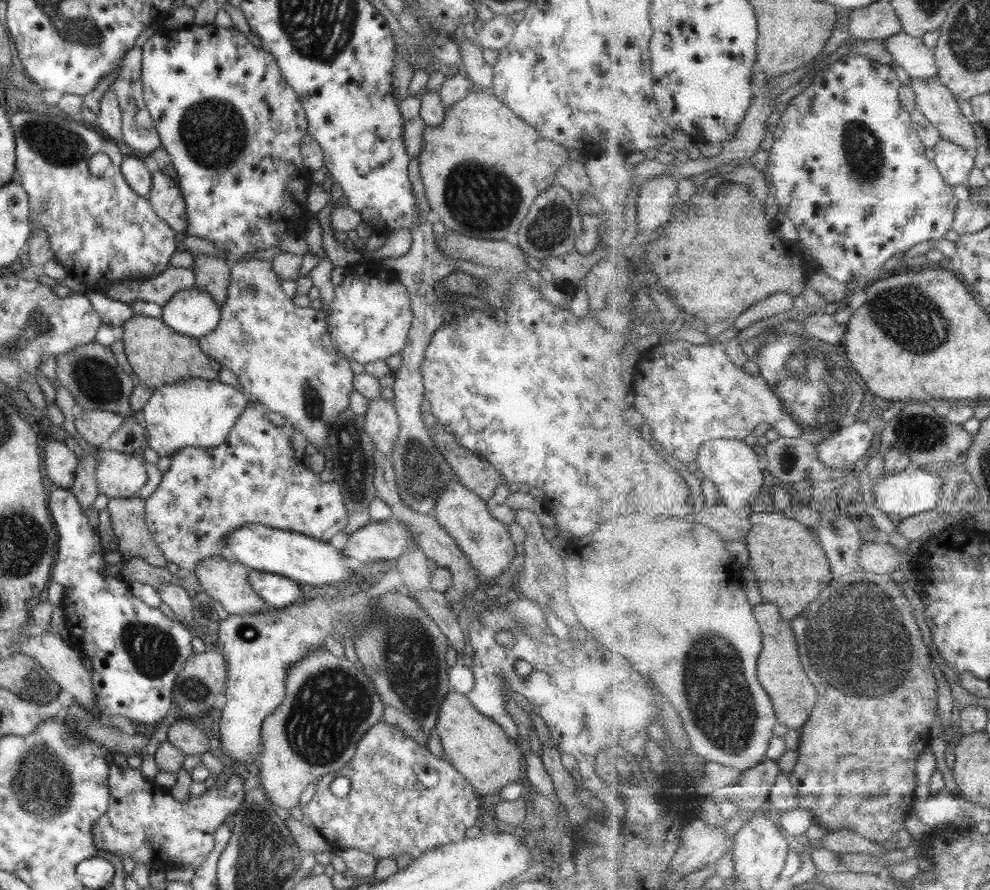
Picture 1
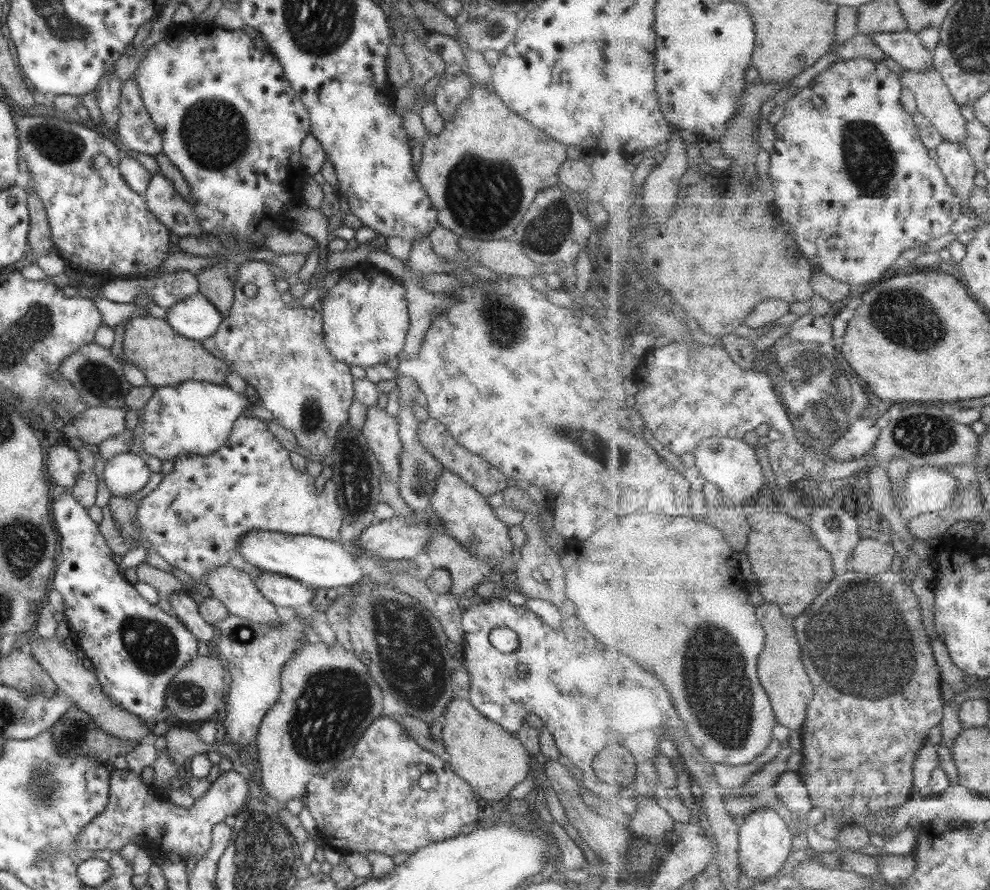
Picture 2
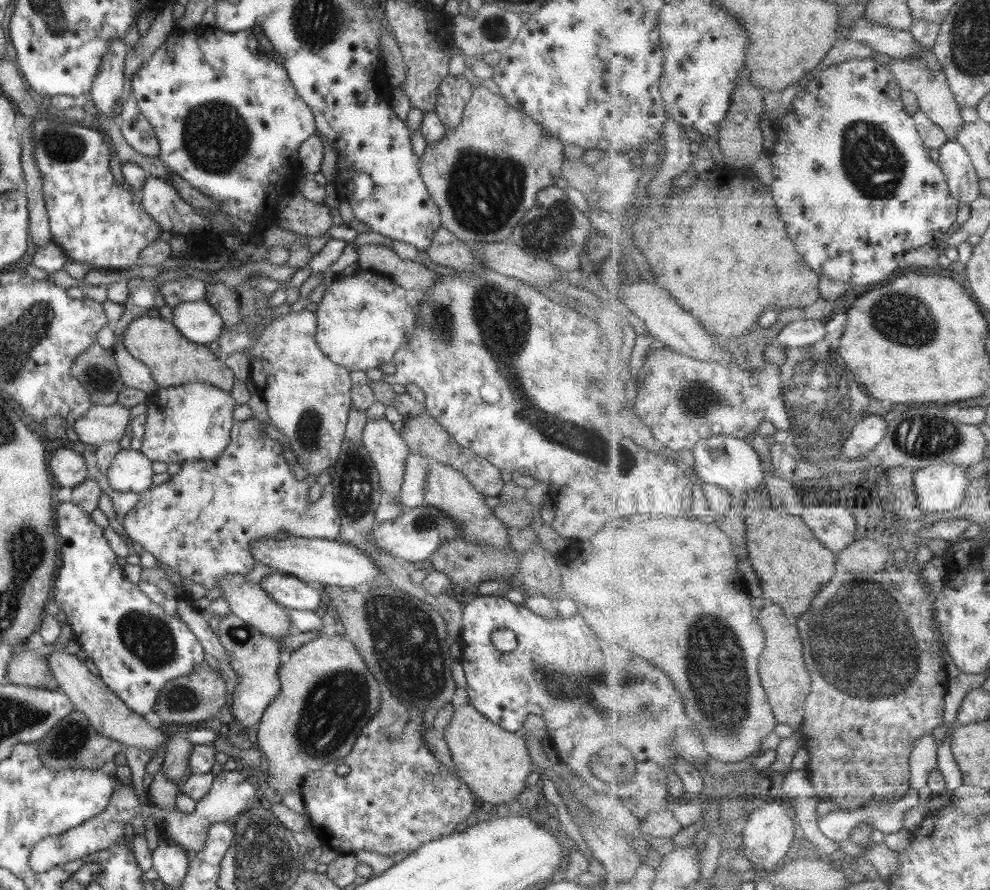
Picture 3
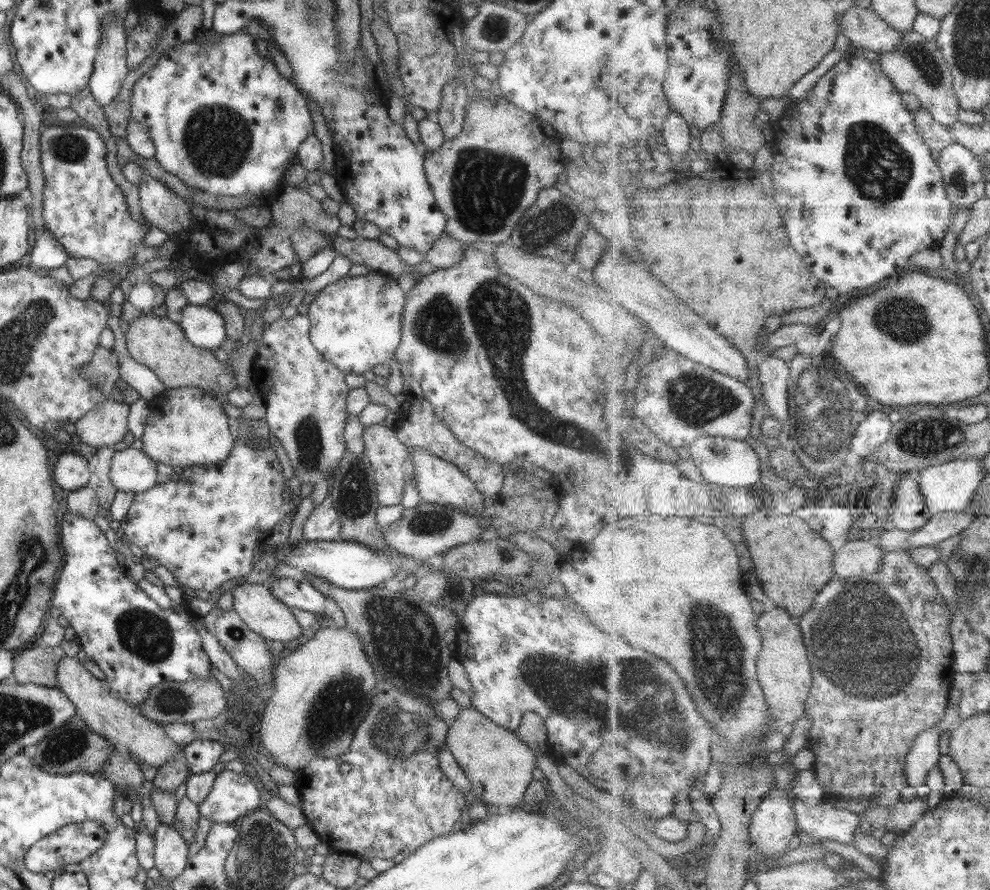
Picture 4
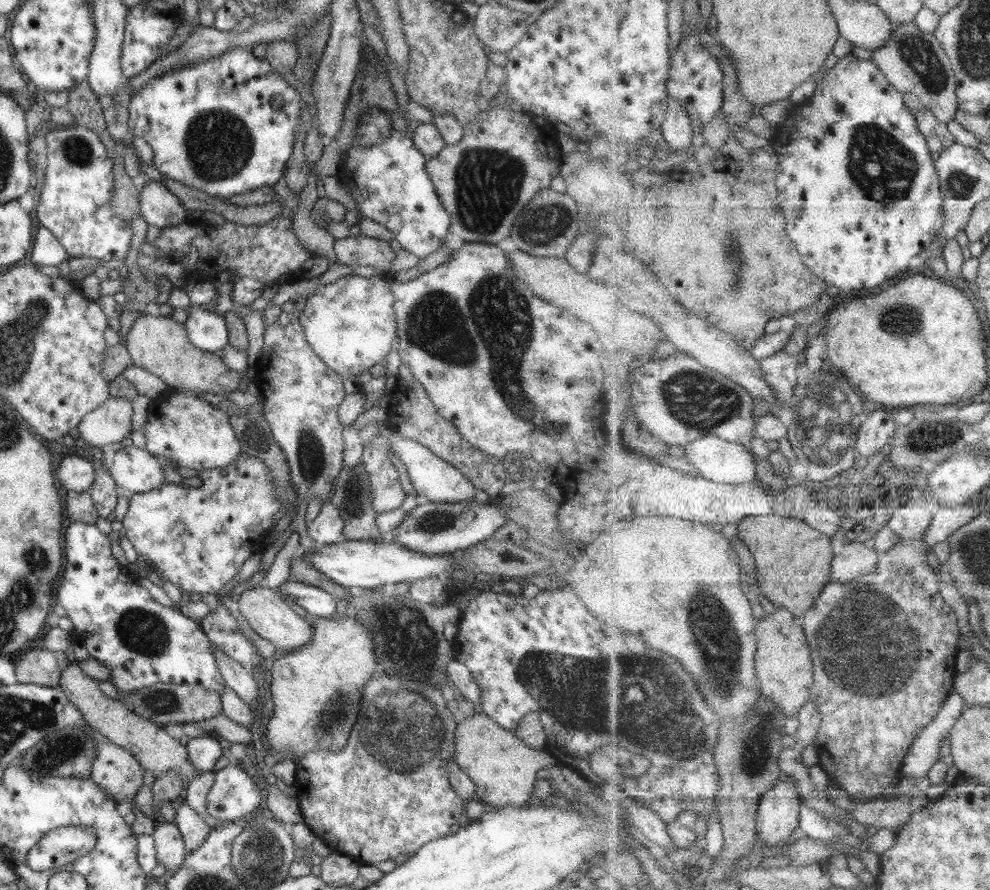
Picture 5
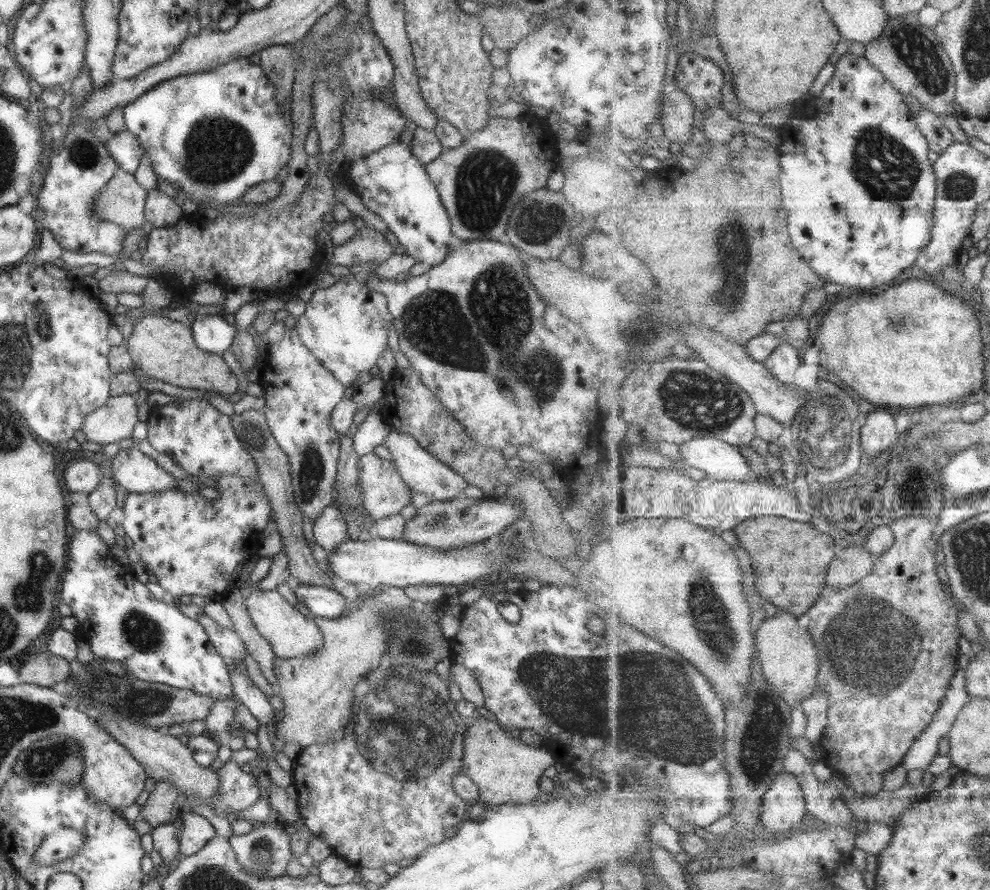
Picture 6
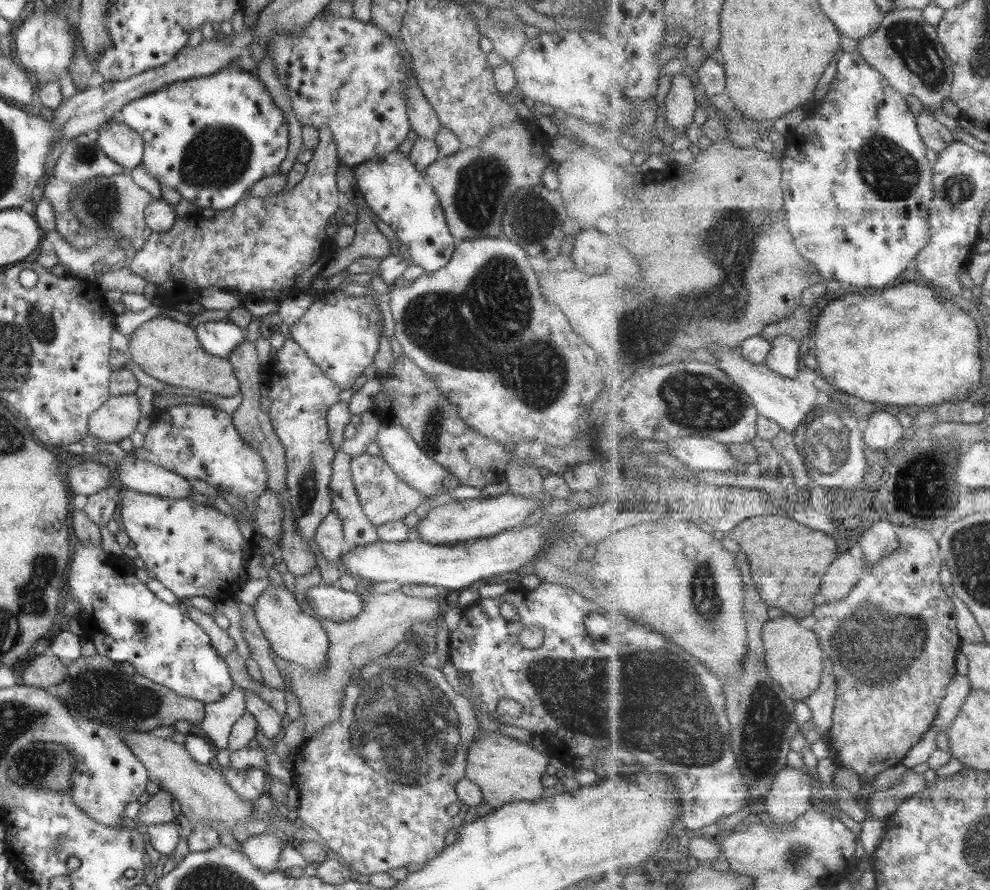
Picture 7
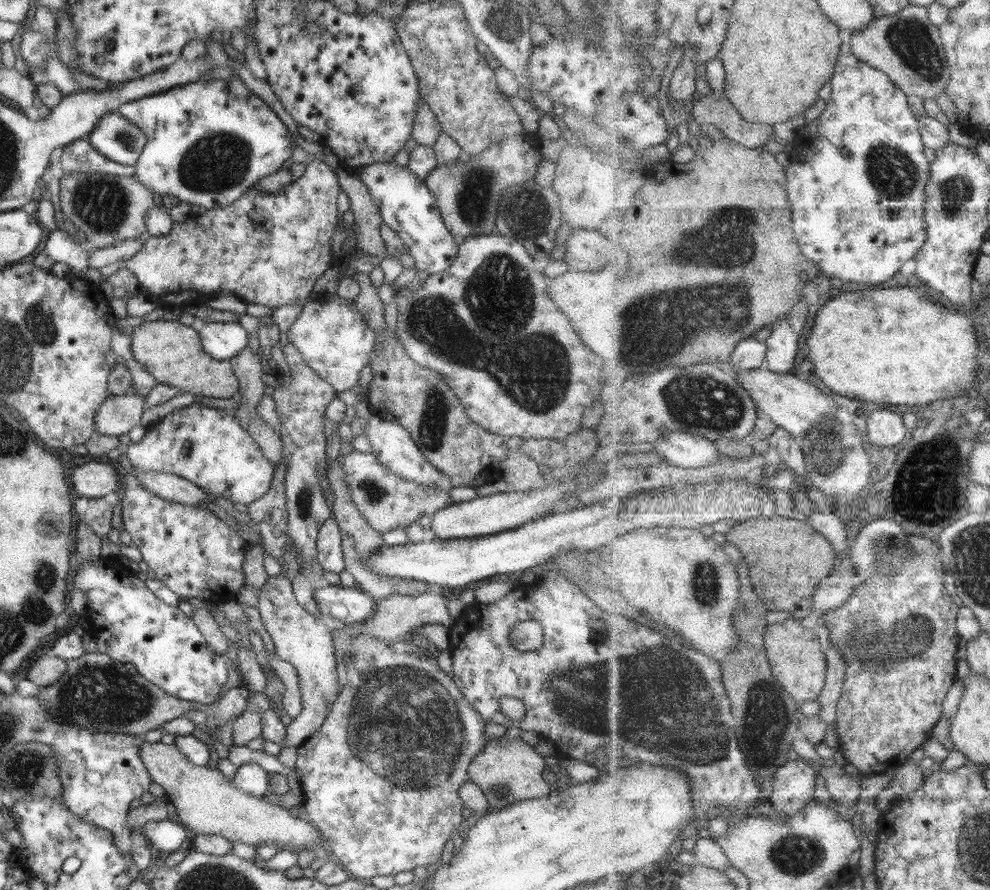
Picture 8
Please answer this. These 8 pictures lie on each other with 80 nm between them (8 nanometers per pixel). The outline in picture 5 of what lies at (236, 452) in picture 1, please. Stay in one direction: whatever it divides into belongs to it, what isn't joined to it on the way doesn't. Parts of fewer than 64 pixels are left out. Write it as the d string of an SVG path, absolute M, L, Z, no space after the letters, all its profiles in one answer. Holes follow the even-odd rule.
M241 450L226 467L198 471L198 477L201 479L198 488L163 483L159 488L133 493L128 499L128 509L120 520L125 530L124 536L135 552L144 556L152 570L161 572L165 577L161 587L174 606L181 604L181 590L215 594L227 584L251 554L261 551L269 537L273 516L280 507L275 488L269 482L272 478L266 464L257 457L249 456L245 450ZM328 501L322 503L316 517L308 524L309 538L318 545L330 545L341 540L343 521L339 511Z

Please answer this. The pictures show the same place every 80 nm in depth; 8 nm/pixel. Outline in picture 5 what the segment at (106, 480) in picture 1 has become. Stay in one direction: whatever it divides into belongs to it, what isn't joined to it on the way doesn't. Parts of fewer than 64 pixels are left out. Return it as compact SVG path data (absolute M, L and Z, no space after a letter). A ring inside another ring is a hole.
M121 447L107 466L114 484L133 493L144 493L163 484L160 463L144 448Z

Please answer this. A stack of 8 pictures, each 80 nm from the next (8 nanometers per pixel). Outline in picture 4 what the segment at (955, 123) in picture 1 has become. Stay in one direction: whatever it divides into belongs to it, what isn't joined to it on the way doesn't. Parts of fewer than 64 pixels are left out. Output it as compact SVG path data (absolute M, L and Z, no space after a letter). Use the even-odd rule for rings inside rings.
M914 29L903 32L902 44L893 52L879 57L879 64L901 92L914 94L919 98L921 108L927 109L937 122L951 127L959 121L959 97L954 89L954 78L939 48L936 39L927 40Z

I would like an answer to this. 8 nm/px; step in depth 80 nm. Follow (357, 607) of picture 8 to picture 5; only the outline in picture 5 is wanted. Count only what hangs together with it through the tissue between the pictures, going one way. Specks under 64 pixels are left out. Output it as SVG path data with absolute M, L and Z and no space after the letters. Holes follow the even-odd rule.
M287 579L278 586L277 591L280 596L285 596L287 602L301 606L307 616L326 619L335 617L336 601L319 587Z

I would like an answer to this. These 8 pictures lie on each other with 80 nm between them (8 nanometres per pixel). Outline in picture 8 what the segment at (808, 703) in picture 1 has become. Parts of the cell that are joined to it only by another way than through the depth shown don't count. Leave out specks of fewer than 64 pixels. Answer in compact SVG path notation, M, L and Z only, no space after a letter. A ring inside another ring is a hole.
M789 617L782 622L767 625L764 645L773 675L787 693L791 694L796 704L818 701L827 684L828 664L826 651L821 649L819 636L813 629L805 628L796 617Z

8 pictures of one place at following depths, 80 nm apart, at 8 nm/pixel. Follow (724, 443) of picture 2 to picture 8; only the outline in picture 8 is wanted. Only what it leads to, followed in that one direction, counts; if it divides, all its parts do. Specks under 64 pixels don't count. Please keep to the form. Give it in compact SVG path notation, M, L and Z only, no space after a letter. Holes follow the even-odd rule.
M667 432L649 447L667 462L683 468L701 468L720 461L721 452L711 439L692 433Z

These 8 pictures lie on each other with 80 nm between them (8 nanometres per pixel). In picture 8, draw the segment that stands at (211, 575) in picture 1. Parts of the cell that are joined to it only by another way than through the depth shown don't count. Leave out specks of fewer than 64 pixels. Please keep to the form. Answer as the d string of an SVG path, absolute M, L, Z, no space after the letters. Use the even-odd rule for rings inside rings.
M269 577L258 590L259 618L271 637L275 654L295 667L297 686L301 698L301 713L290 724L285 726L283 747L299 747L313 732L323 724L330 704L341 690L336 674L336 664L332 636L321 623L319 616L307 613L297 605L291 593L291 578Z

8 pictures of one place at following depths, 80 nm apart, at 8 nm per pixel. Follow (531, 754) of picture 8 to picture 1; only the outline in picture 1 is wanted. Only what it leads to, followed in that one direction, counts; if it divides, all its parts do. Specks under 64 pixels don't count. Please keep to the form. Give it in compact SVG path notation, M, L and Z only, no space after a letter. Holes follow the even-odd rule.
M452 690L445 695L437 712L434 731L439 737L444 759L474 788L477 796L497 795L507 782L515 785L524 779L523 750L507 738L503 729L474 710L465 695Z

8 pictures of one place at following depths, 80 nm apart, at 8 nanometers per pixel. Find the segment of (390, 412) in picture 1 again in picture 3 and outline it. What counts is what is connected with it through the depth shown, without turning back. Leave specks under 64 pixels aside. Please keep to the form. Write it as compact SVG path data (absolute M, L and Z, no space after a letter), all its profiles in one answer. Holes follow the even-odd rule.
M385 416L377 420L366 419L360 441L378 474L382 501L391 502L395 497L398 498L405 457L409 450L399 434L397 424L393 424Z

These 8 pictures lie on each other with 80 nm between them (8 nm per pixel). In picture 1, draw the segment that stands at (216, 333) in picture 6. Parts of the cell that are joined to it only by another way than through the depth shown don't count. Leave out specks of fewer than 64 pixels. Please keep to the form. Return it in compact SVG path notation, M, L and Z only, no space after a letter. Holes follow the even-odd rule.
M197 287L177 289L161 307L160 319L177 334L199 339L220 319L220 306Z

